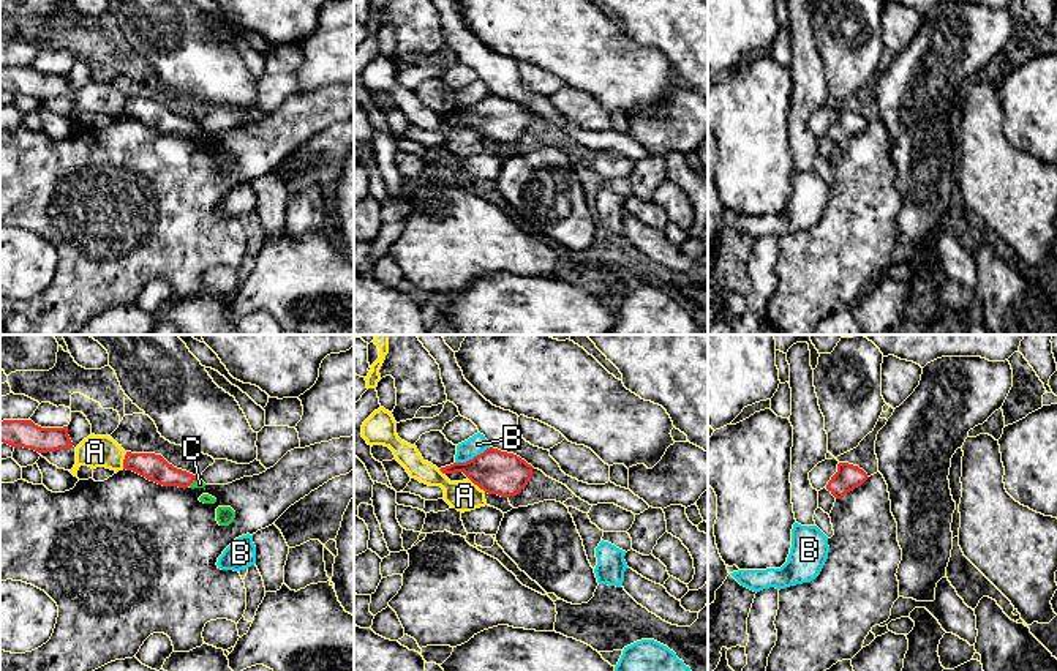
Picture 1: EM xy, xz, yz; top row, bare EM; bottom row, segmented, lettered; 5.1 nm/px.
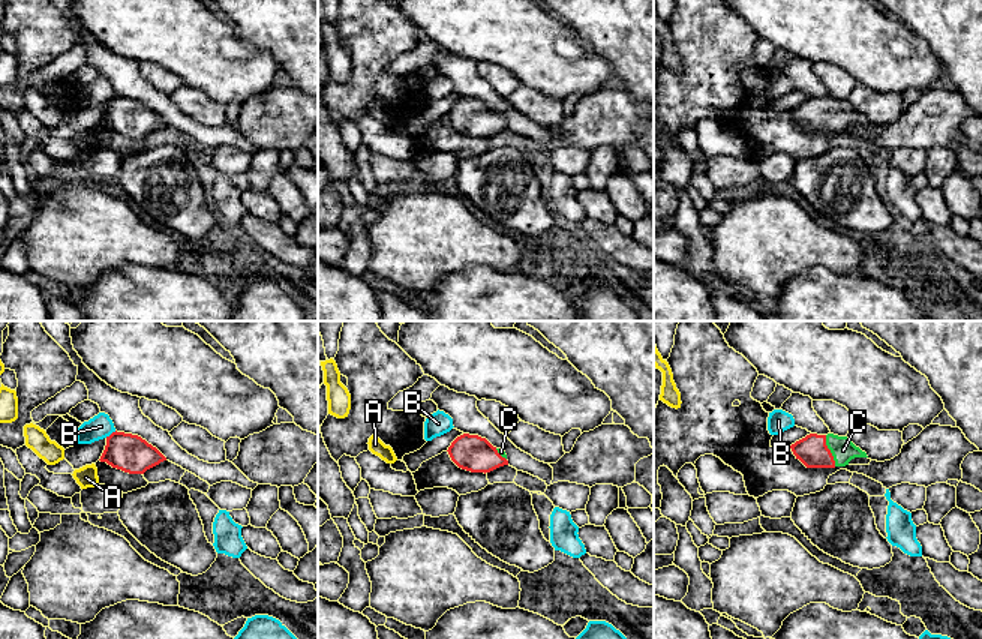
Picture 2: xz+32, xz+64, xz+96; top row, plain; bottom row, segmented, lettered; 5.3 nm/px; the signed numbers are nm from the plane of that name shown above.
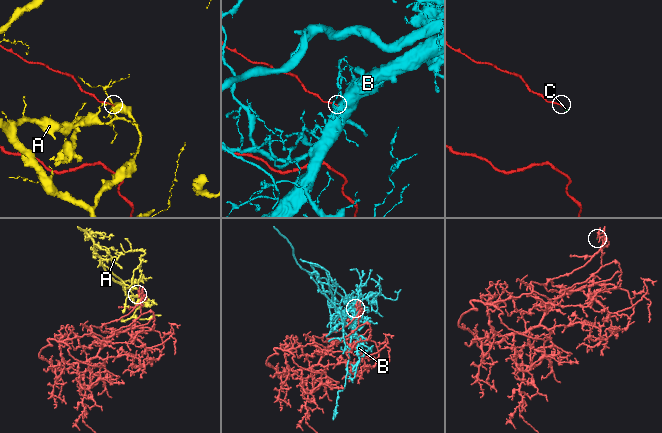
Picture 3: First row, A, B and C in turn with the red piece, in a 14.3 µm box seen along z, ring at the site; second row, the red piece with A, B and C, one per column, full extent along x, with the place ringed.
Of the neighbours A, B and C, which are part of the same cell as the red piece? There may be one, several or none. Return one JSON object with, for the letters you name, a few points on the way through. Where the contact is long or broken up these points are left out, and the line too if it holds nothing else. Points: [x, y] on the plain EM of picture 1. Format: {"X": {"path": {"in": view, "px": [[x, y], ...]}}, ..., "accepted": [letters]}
{"C": {"path": {"in": "xy", "px": [[154, 114], [173, 123], [193, 127], [199, 130]]}}, "accepted": ["C"]}

